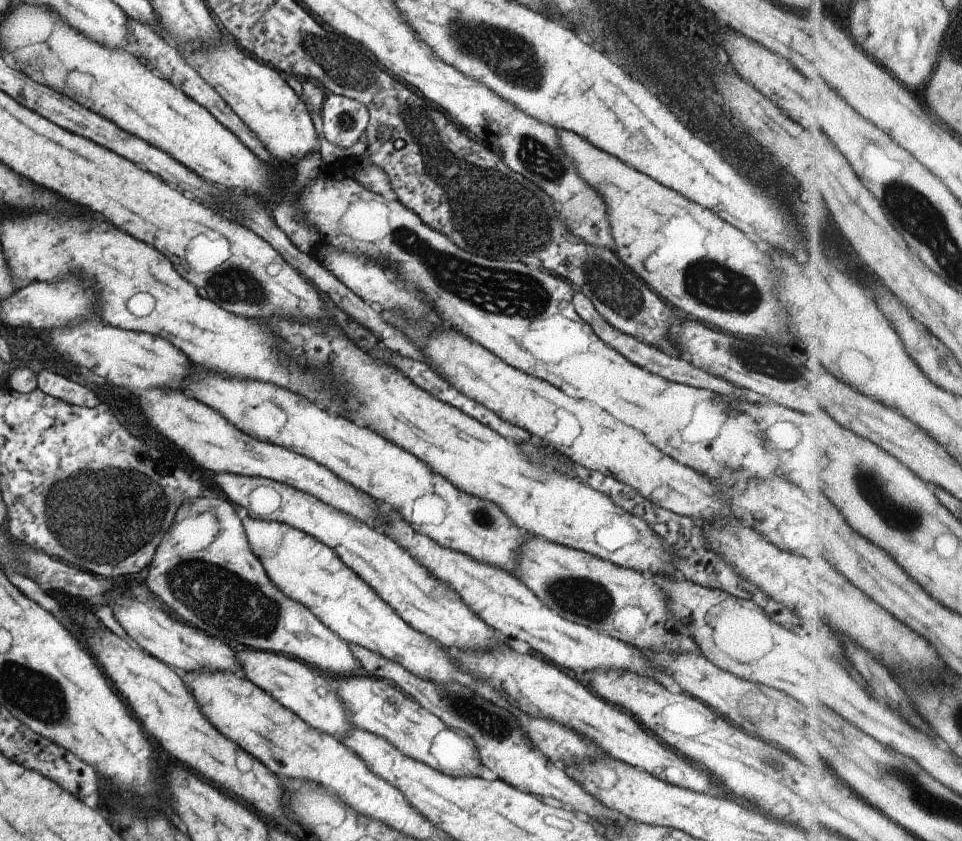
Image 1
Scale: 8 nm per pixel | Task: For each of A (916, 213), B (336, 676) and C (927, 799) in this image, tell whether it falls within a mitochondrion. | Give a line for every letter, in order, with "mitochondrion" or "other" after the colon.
A: mitochondrion
B: other
C: mitochondrion

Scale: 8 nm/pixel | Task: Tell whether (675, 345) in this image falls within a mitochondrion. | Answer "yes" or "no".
no

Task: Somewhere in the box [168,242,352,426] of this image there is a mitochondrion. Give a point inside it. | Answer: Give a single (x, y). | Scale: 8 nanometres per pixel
(248, 291)

